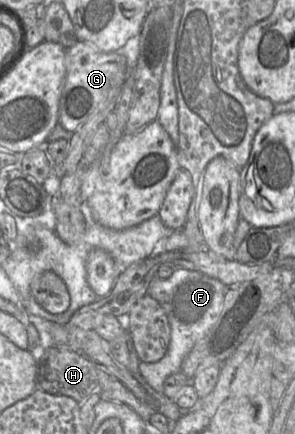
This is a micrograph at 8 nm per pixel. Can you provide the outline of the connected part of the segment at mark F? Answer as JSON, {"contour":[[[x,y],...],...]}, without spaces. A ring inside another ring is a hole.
{"contour":[[[175,269],[168,279],[161,279],[157,273],[155,274],[149,284],[147,295],[154,298],[164,309],[171,327],[171,339],[165,356],[154,363],[141,361],[139,371],[156,391],[163,393],[165,380],[170,375],[181,372],[183,360],[214,326],[223,307],[226,289],[218,279],[193,270]]]}

